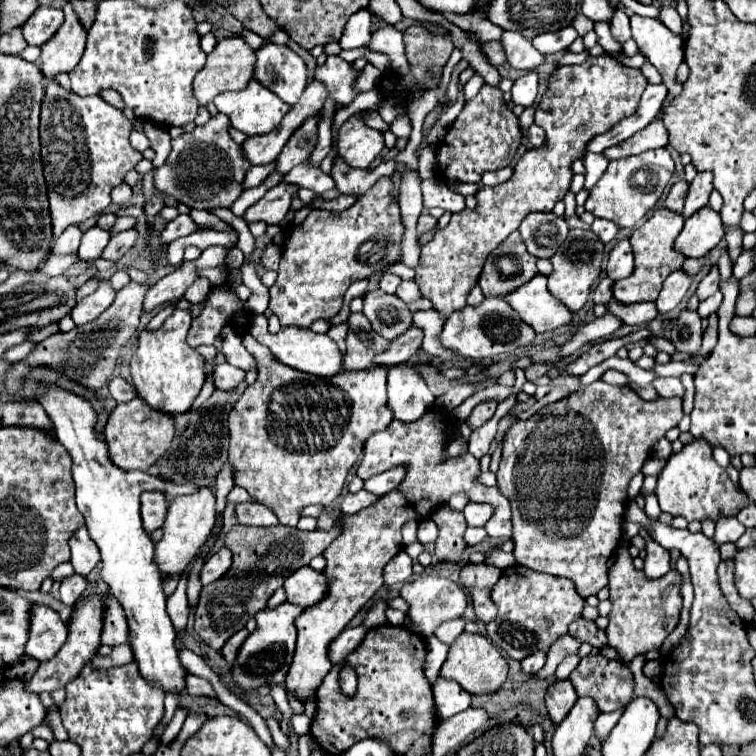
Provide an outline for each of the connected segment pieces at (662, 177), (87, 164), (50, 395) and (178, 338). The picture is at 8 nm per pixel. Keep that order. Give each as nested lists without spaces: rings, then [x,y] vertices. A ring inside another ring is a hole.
[[[648,149],[640,155],[610,161],[602,179],[590,189],[590,197],[586,199],[584,207],[594,217],[610,219],[618,227],[636,227],[644,219],[644,215],[658,203],[672,173],[674,161],[666,149]]]
[[[54,81],[46,83],[40,117],[42,163],[48,185],[52,233],[58,237],[68,225],[100,215],[110,205],[110,191],[120,185],[128,171],[144,159],[130,145],[132,123],[120,109],[104,103],[98,95],[78,97]]]
[[[42,383],[38,401],[48,413],[58,441],[72,457],[76,505],[86,519],[90,537],[100,549],[102,579],[108,583],[110,593],[126,611],[134,661],[138,663],[142,677],[146,677],[150,683],[162,687],[164,691],[174,689],[176,693],[184,693],[186,671],[178,661],[178,651],[174,647],[176,633],[166,613],[166,595],[162,591],[160,573],[154,569],[154,543],[142,527],[140,495],[144,491],[162,491],[174,499],[178,495],[192,493],[196,485],[164,483],[150,471],[124,471],[116,467],[110,461],[106,439],[102,439],[94,429],[98,423],[98,413],[86,397]]]
[[[176,309],[162,323],[160,329],[156,331],[144,329],[138,339],[138,349],[130,359],[132,383],[138,395],[158,411],[166,411],[174,415],[186,413],[206,381],[206,375],[204,375],[206,359],[186,343],[190,321],[192,321],[192,315],[188,311]]]

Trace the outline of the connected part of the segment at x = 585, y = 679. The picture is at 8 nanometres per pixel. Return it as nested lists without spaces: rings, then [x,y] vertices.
[[[588,655],[570,677],[578,697],[592,697],[602,713],[618,711],[634,699],[634,675],[622,661]]]

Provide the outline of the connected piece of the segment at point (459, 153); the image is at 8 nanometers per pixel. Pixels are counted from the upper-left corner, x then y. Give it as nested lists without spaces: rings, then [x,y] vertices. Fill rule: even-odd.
[[[482,85],[478,95],[464,105],[456,121],[450,125],[436,159],[448,181],[480,183],[482,173],[510,165],[520,143],[522,131],[518,117],[508,109],[502,91],[490,85]]]

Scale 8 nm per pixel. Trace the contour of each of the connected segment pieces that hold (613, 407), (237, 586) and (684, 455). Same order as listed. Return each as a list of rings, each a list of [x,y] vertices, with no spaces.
[[[598,379],[586,389],[578,389],[566,399],[568,413],[550,415],[550,405],[526,421],[514,423],[502,443],[502,461],[496,473],[498,489],[512,505],[514,557],[528,569],[540,565],[542,573],[574,581],[580,597],[596,595],[608,583],[608,559],[620,543],[622,521],[628,501],[628,483],[642,469],[658,439],[682,419],[682,399],[644,401],[628,385],[614,387]]]
[[[338,523],[330,531],[300,531],[298,527],[290,529],[286,525],[274,527],[248,527],[248,525],[234,525],[224,543],[232,551],[232,567],[226,577],[202,587],[200,601],[196,607],[196,633],[200,639],[210,645],[212,649],[220,651],[222,645],[234,635],[238,629],[246,625],[260,609],[266,607],[272,593],[282,587],[284,579],[310,563],[312,557],[322,555],[326,547],[338,535]]]
[[[694,439],[692,443],[686,443],[682,451],[672,453],[666,467],[658,475],[658,485],[656,485],[656,497],[660,503],[660,509],[670,513],[670,515],[682,515],[688,521],[702,521],[704,517],[718,519],[720,513],[724,515],[736,515],[742,507],[750,505],[750,499],[744,495],[744,491],[736,491],[734,483],[726,475],[724,469],[714,461],[712,457],[712,445]]]

